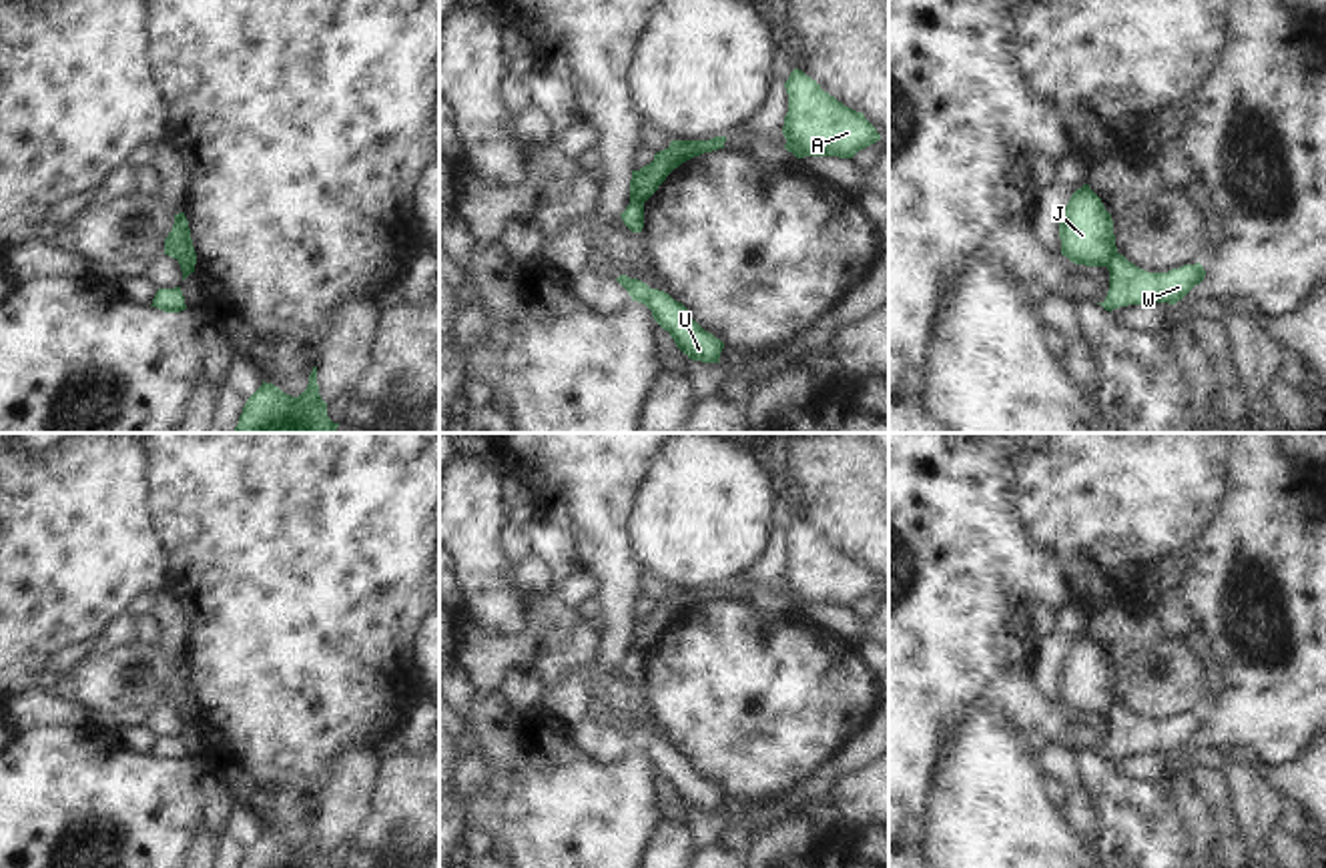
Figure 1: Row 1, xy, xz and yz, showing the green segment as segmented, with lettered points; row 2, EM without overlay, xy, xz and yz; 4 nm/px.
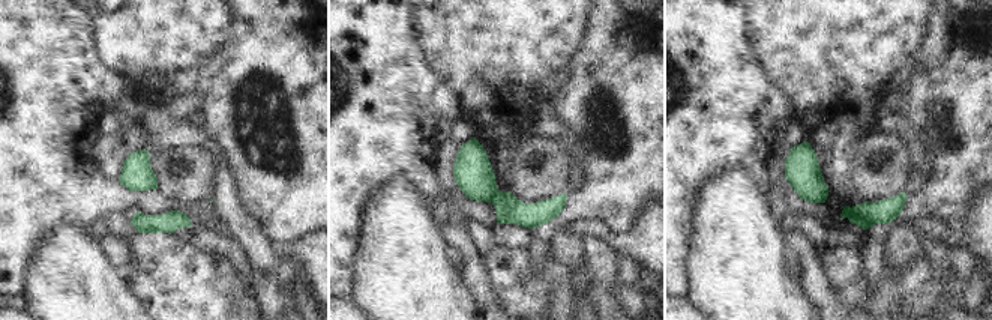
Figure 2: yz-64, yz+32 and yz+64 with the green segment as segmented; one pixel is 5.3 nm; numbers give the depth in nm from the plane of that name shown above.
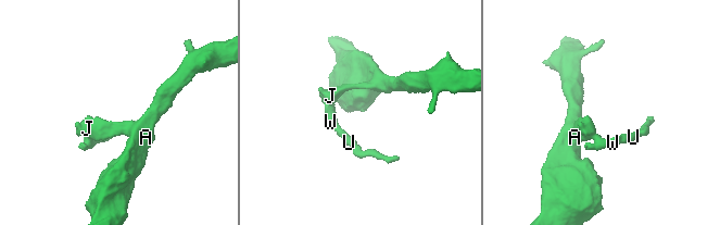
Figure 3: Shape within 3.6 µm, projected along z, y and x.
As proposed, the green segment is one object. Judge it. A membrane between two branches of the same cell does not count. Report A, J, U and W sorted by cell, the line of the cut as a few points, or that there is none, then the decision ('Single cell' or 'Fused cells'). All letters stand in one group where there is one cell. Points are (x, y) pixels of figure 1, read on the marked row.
Groups: A J / U W. Split along yz (1116, 251), (1106, 265). Fused cells

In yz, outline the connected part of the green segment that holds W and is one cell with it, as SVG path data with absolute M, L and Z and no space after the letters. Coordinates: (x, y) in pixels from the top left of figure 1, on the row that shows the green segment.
M1119 253L1113 255L1107 271L1109 291L1105 301L1097 305L1109 313L1127 305L1176 305L1206 277L1206 271L1200 263L1184 265L1168 273L1147 273Z

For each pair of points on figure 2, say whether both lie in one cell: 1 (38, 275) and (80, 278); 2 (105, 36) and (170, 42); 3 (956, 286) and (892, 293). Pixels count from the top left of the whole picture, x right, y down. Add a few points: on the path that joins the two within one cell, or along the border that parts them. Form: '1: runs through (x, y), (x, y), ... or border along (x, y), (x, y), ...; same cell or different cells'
1: runs through (48, 275), (69, 278); same cell
2: runs through (122, 38), (153, 38); same cell
3: runs through (940, 287), (923, 287), (908, 293); same cell

